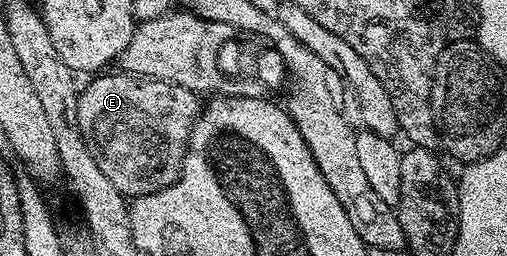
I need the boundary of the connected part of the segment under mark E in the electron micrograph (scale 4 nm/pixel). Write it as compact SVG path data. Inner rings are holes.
M107 74L96 75L94 78L88 79L91 81L87 85L82 85L79 101L77 102L79 129L83 132L84 136L89 138L89 147L93 158L97 162L97 166L101 166L101 171L105 173L105 178L109 178L109 182L113 182L113 186L117 186L117 190L128 198L144 196L150 192L168 188L168 186L178 180L180 172L183 171L183 159L187 153L187 143L189 142L191 127L195 125L195 120L199 117L201 111L200 97L196 93L190 92L185 86L174 84L173 82L165 82L164 80L153 80L150 76L133 76L130 74L118 74L119 76L103 75Z

